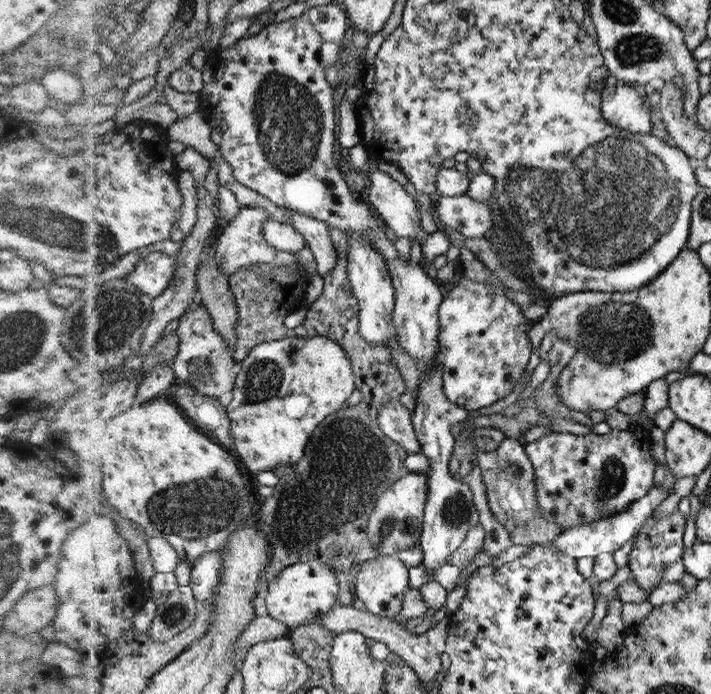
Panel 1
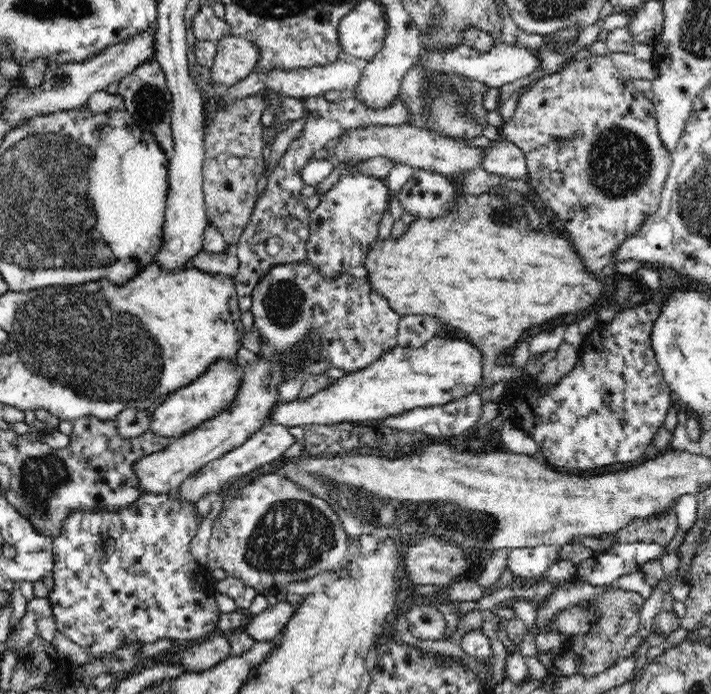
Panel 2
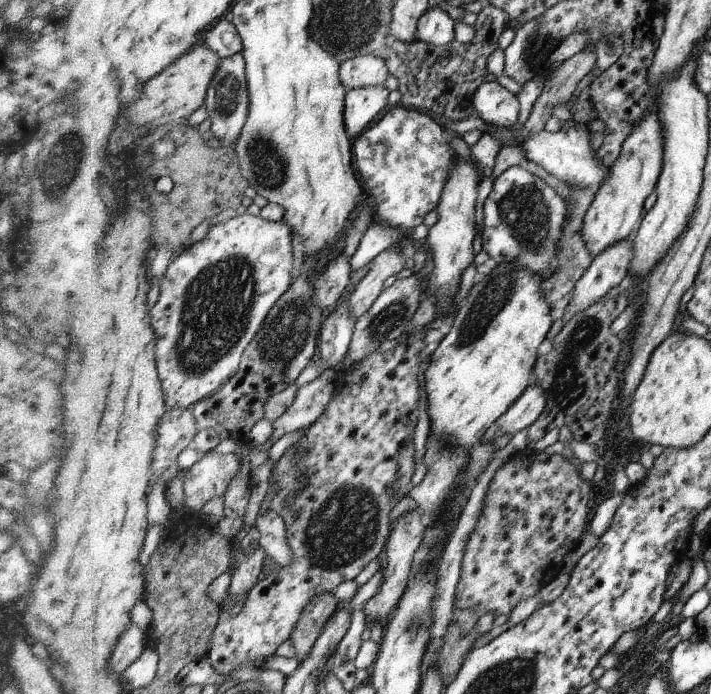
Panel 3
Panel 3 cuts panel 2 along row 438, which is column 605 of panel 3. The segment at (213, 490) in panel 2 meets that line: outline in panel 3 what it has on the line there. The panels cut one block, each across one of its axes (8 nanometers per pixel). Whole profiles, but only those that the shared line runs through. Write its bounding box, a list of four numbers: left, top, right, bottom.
[561,239,633,323]

